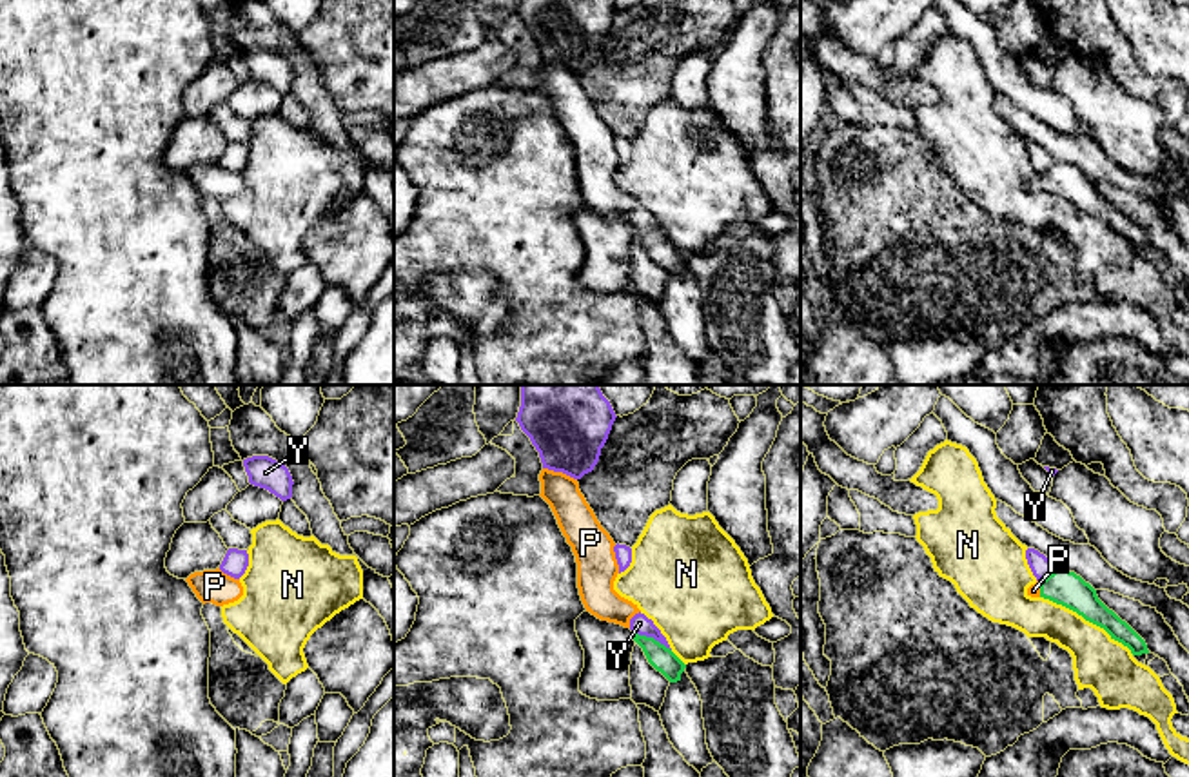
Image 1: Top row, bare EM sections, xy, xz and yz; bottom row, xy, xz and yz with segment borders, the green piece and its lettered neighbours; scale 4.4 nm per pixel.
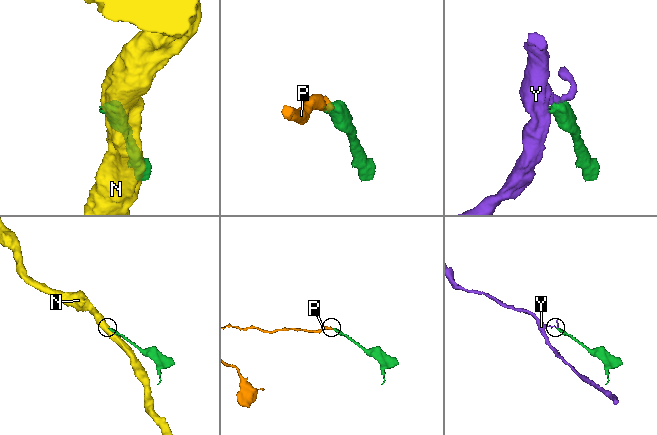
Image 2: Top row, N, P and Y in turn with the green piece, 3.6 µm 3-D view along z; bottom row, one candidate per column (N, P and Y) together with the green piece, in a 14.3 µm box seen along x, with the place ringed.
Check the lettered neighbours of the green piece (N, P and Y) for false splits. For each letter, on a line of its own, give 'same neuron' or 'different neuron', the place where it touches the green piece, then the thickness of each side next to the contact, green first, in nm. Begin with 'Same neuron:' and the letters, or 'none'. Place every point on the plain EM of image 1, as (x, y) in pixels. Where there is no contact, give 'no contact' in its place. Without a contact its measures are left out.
Same neuron: P
N: different neuron; meets green in yz at (1088, 213); 160 nm thick on the green side, 240 nm on the other
P: same neuron; meets green in yz at (1041, 182); 160 nm thick on the green side, 60 nm on the other
Y: different neuron; meets green in xz at (652, 231); 110 nm thick on the green side, 90 nm on the other

